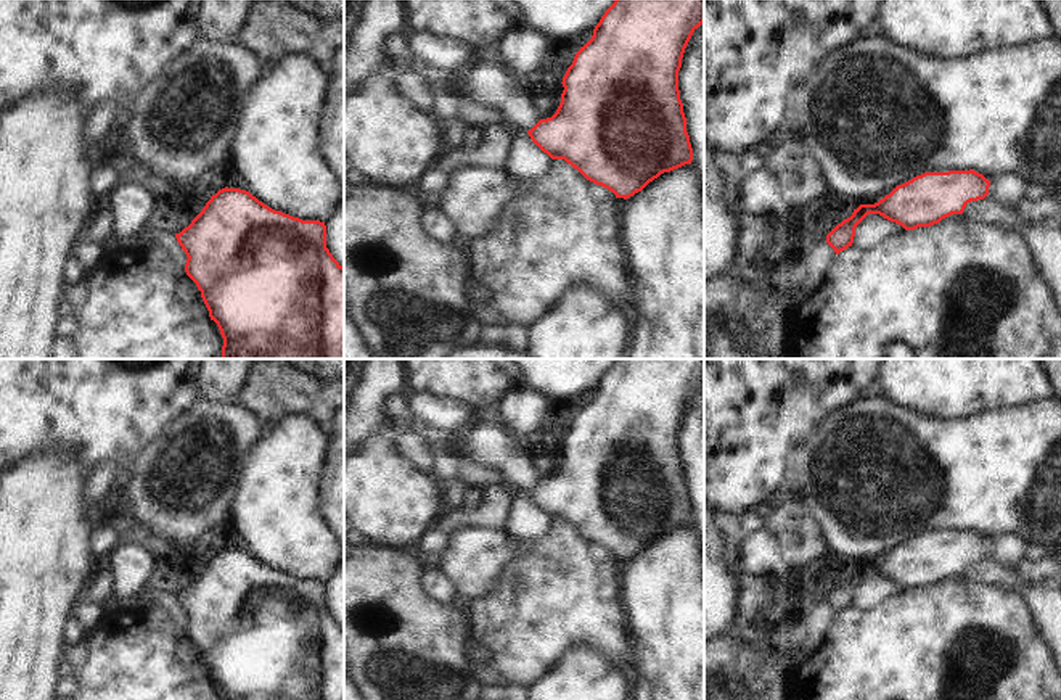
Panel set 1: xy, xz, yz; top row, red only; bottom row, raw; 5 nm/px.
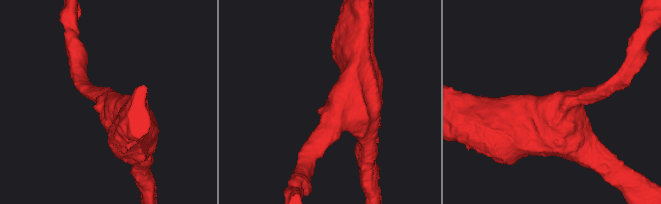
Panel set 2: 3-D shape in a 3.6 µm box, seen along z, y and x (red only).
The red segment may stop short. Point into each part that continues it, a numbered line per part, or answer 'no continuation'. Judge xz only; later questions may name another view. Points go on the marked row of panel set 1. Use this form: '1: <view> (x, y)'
no continuation

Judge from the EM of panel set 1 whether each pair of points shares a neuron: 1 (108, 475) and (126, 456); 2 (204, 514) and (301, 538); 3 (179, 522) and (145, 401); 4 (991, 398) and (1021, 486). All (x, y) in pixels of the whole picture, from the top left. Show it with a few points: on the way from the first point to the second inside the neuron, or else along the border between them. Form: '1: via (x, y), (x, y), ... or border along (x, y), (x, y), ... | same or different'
1: border along (118, 465), (111, 461), (102, 461), (90, 472) | different
2: border along (243, 467), (230, 502) | different
3: border along (182, 412), (147, 446), (131, 467) | different
4: border along (1031, 403), (986, 409), (957, 419) | different

